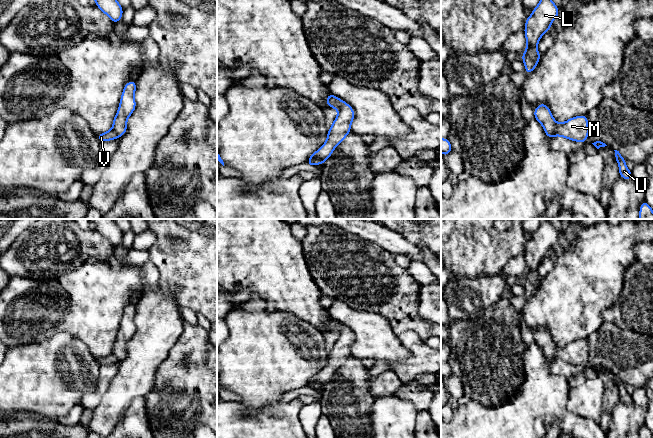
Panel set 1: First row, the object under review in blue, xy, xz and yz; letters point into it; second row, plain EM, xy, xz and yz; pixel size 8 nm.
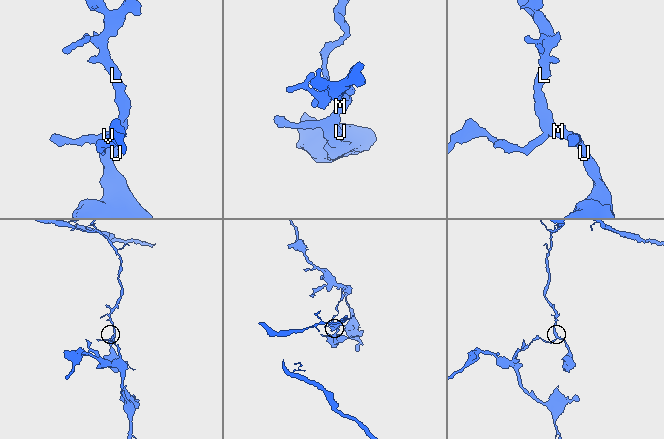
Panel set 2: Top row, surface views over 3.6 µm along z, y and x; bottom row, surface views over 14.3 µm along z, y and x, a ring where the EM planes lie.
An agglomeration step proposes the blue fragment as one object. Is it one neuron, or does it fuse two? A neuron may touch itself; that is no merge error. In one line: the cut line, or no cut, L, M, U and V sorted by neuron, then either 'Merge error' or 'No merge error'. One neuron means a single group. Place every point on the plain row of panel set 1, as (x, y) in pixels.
Split along xz (339, 323), (338, 333). Groups: L M U / V. Merge error

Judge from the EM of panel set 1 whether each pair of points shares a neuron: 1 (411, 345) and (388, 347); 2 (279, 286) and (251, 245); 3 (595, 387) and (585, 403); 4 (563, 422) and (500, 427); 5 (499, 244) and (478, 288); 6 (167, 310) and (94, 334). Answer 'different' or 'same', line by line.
1: different
2: same
3: same
4: same
5: different
6: different

